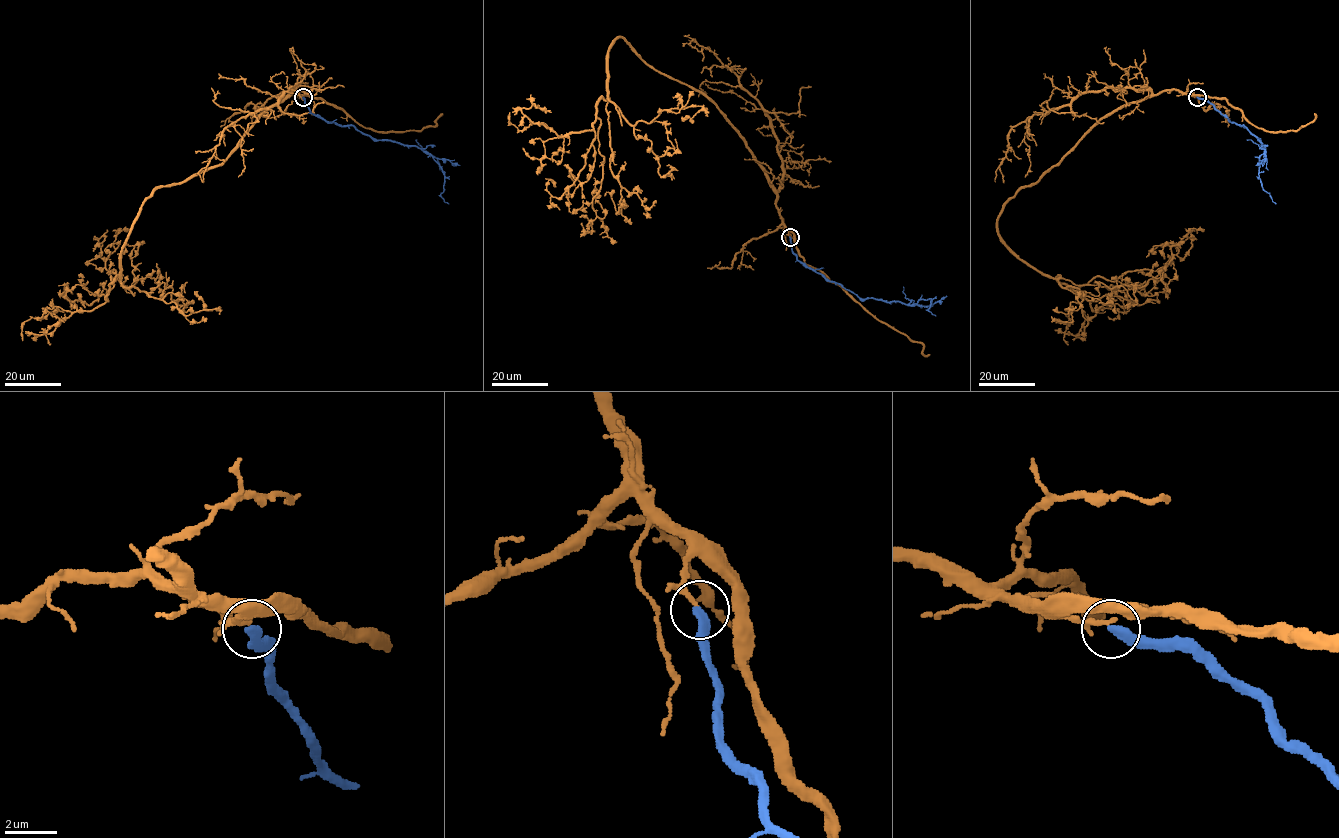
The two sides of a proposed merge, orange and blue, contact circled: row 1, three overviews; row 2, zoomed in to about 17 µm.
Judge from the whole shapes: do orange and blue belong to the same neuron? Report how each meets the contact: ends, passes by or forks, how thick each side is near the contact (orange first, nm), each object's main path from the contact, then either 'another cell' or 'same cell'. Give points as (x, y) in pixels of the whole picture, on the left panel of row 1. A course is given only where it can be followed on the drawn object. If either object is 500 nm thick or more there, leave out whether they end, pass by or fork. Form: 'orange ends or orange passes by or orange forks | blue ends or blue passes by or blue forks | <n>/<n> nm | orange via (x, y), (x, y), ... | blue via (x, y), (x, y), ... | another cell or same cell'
orange passes by | blue ends | 140/360 nm | orange via (302, 96), (289, 91), (221, 163), (160, 185), (109, 290), (105, 237), (93, 251) | blue via (302, 97), (312, 113), (327, 121), (353, 125), (372, 139), (427, 151), (444, 176), (441, 195), (449, 204) | another cell

